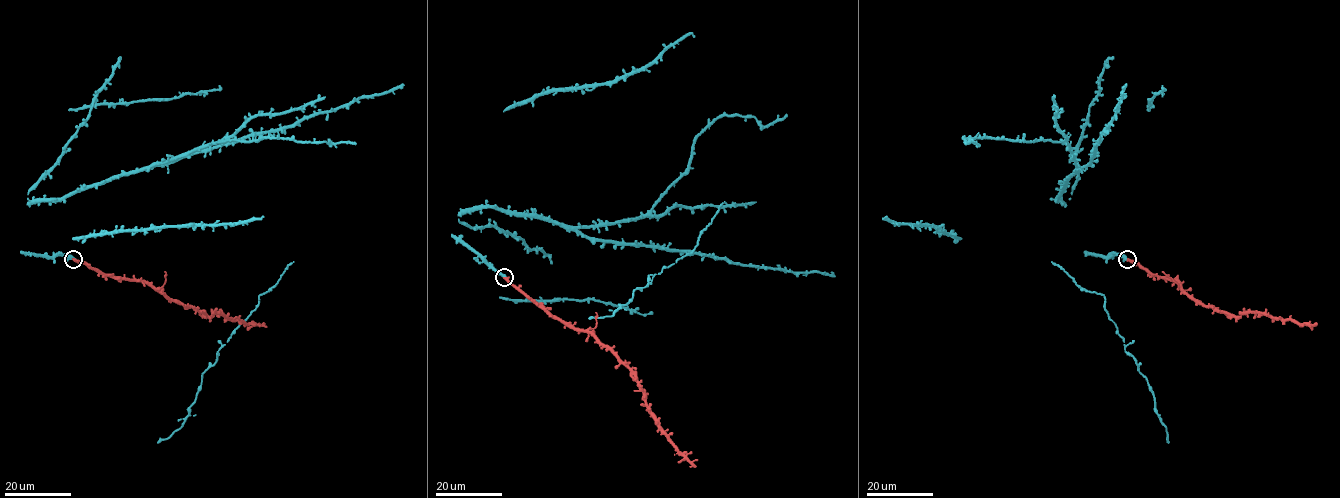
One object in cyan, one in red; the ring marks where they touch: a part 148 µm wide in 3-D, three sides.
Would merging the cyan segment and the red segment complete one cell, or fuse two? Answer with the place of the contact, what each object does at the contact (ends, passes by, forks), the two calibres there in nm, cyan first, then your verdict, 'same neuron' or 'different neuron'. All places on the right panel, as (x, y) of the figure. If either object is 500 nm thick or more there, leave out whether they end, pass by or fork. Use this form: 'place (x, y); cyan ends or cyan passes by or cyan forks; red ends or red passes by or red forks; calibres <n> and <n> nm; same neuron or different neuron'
place (1127, 259); calibres 550 and 340 nm; same neuron

